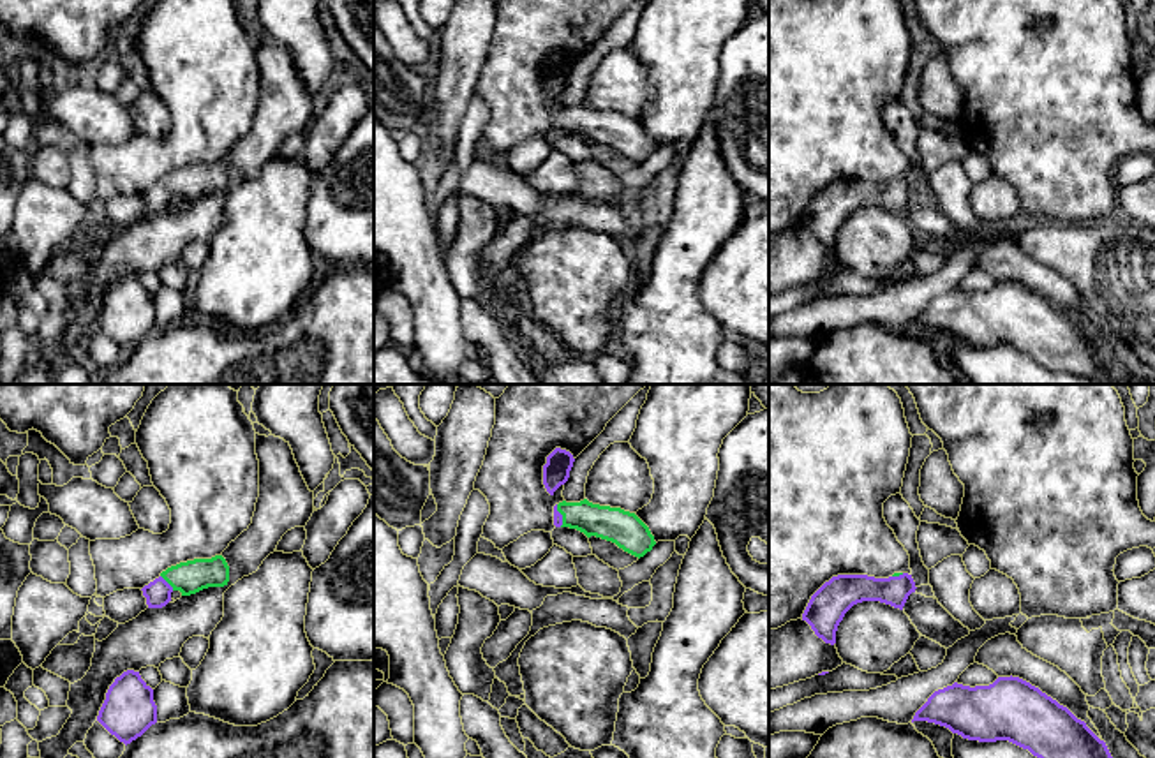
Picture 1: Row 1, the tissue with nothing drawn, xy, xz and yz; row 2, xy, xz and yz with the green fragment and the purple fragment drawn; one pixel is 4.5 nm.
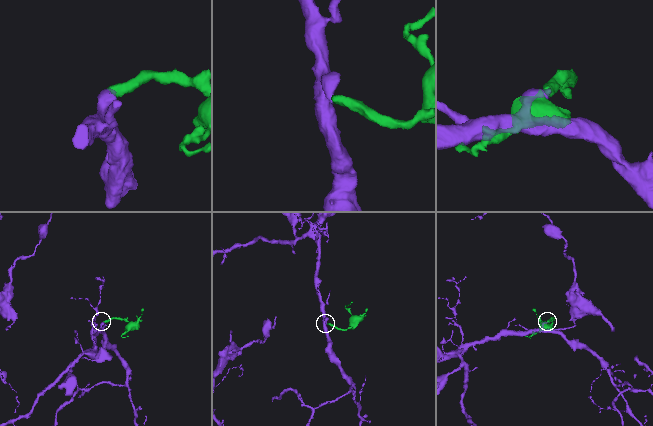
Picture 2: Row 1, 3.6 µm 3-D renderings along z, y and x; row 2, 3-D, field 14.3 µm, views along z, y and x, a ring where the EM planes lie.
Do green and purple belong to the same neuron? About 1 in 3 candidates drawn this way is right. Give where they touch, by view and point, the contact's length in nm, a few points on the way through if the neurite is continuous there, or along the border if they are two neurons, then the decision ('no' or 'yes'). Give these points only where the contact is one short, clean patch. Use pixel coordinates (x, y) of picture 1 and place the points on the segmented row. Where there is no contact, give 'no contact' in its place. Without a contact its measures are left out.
meets green in xy at (166, 580); contact 90 nm long; runs through xy (191, 577), (166, 580), (157, 593); yes

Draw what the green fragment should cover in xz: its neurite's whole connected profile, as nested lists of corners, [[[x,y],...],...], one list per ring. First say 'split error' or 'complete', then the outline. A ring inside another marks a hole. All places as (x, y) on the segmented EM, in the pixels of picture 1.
split error | [[[559,502],[554,506],[554,525],[570,527],[615,543],[624,552],[644,557],[656,545],[649,527],[630,511],[621,508],[580,502]]]

